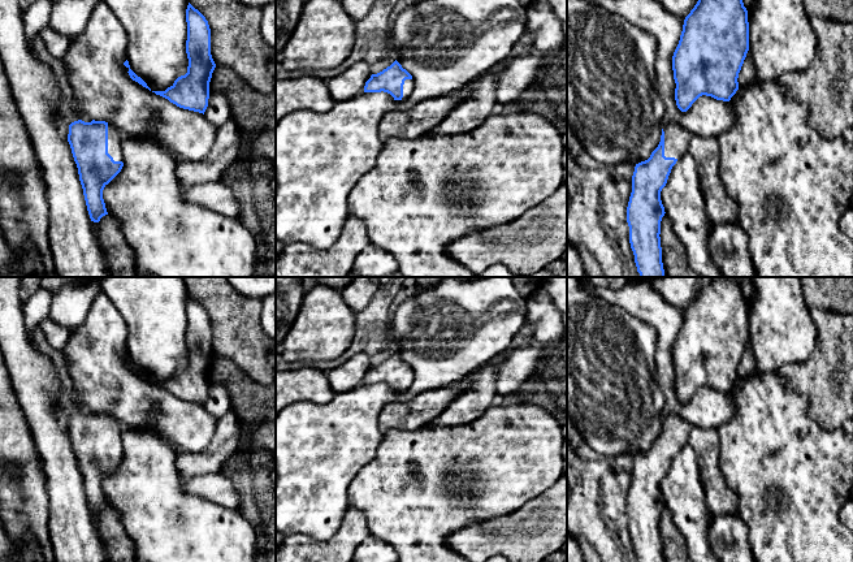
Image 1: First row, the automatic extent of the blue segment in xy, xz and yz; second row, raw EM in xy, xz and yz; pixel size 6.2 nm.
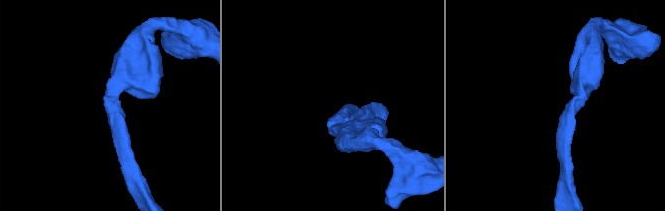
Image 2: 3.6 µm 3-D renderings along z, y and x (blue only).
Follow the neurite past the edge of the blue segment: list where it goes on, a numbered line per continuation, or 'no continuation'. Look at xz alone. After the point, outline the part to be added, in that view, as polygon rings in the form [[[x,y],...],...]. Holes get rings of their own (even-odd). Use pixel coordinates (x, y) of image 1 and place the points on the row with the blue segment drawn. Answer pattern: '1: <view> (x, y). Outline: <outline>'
1: xz (408, 83). Outline: [[[406,79],[403,85],[403,98],[402,100],[407,99],[413,90],[413,79]]]

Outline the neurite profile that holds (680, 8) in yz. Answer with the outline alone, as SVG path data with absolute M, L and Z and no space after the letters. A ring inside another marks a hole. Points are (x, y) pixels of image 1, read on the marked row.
M657 0L667 12L685 20L698 0Z

